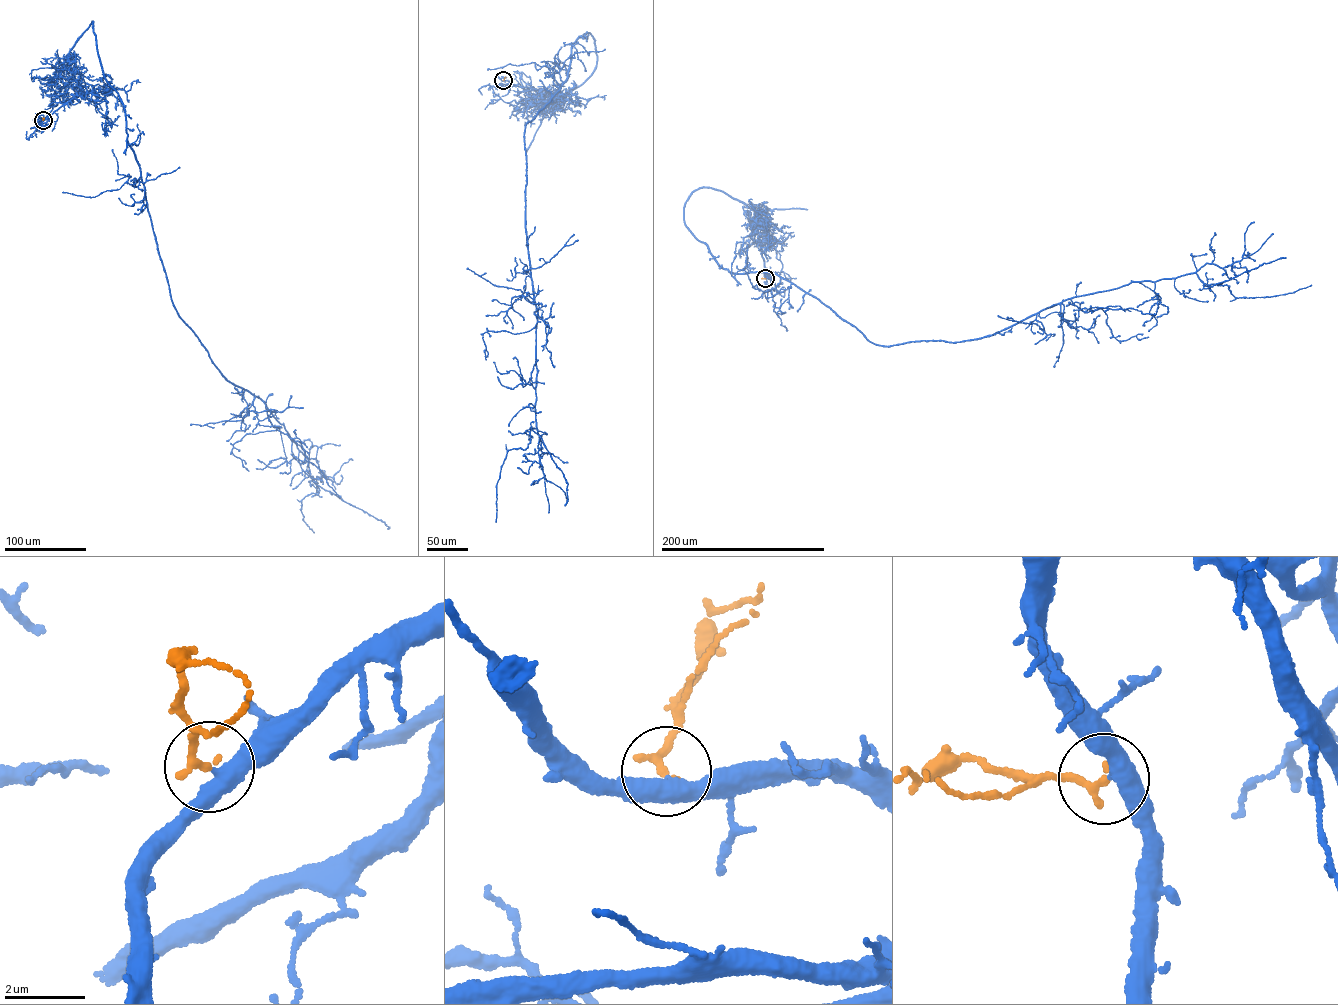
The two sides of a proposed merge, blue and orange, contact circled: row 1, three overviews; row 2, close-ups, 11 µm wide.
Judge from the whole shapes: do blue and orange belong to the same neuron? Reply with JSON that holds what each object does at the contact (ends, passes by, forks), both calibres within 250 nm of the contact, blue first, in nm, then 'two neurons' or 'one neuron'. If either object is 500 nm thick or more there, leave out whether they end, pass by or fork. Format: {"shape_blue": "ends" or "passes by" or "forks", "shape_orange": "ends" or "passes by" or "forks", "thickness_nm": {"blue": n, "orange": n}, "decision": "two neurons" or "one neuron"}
{"shape_blue": "passes by", "shape_orange": "ends", "thickness_nm": {"blue": 400, "orange": 200}, "decision": "one neuron"}

